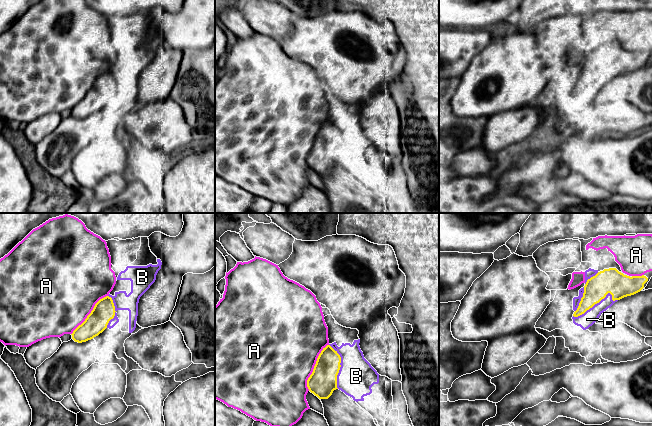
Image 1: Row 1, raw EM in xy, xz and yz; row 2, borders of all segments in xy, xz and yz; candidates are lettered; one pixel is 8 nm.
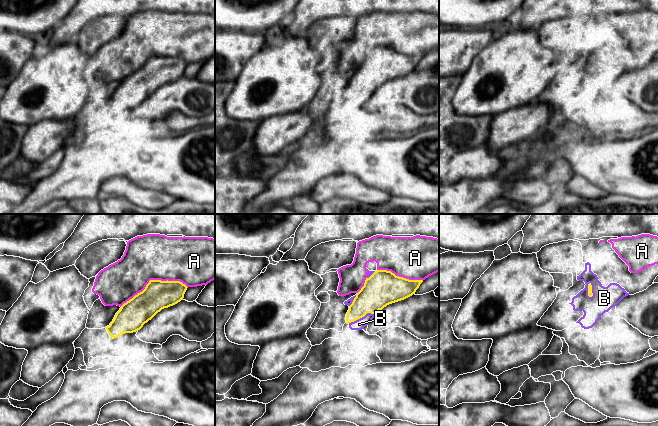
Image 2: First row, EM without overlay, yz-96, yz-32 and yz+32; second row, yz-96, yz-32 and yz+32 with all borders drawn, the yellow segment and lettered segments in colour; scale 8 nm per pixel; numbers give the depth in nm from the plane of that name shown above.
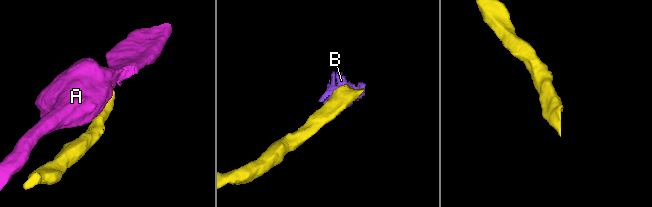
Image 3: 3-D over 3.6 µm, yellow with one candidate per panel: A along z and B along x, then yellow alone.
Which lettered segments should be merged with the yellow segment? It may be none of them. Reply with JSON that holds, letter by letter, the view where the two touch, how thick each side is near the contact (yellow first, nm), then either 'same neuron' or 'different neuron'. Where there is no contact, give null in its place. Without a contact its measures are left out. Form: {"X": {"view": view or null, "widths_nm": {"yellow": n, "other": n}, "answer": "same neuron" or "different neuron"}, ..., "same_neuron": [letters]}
{"A": {"view": "xz", "widths_nm": {"yellow": 220, "other": 500}, "answer": "different neuron"}, "B": {"view": "yz", "widths_nm": {"yellow": 200, "other": 120}, "answer": "same neuron"}, "same_neuron": ["B"]}

